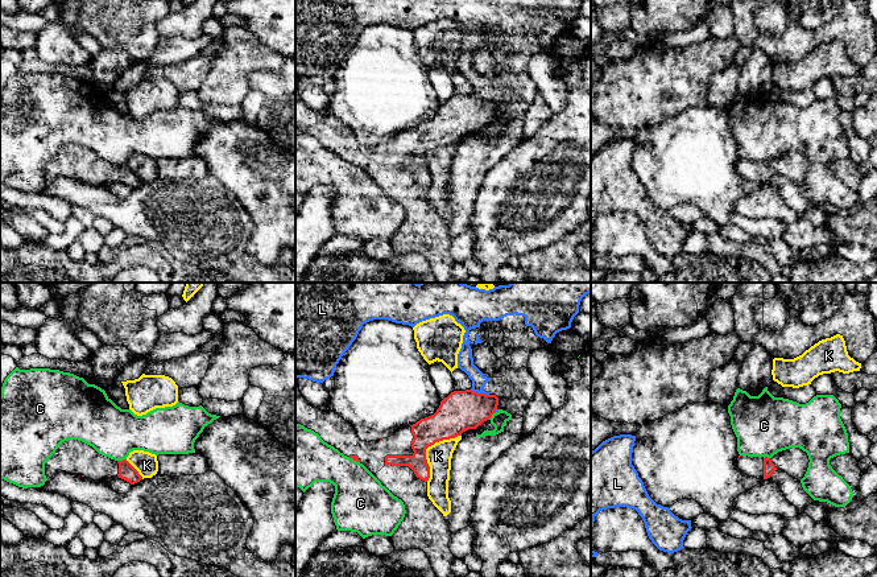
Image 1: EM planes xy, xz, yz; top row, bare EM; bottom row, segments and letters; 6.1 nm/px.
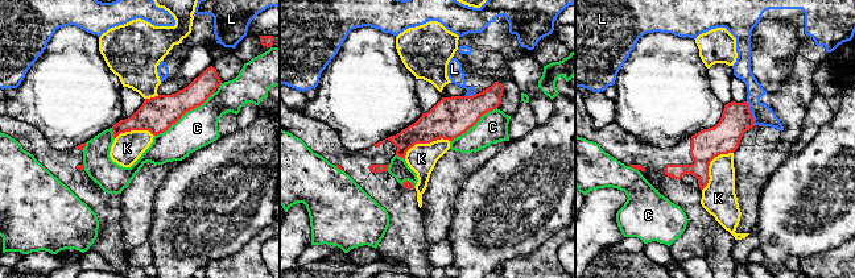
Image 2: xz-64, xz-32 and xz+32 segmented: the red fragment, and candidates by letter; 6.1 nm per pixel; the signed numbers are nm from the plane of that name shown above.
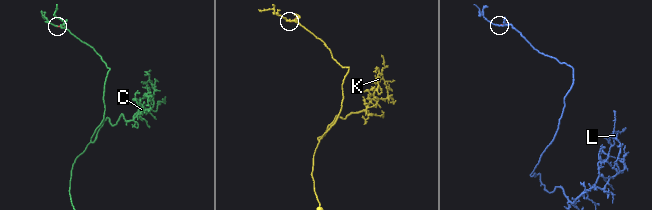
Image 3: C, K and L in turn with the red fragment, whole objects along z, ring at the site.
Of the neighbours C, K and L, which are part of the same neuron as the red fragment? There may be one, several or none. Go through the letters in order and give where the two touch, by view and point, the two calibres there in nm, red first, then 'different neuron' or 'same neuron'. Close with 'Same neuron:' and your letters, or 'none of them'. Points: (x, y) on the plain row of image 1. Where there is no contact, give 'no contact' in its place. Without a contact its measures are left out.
C: xy (123, 164) | 100/300 nm | different neuron
K: xz (427, 151) | 220/150 nm | different neuron
L: xz (480, 98) | 240/100 nm | different neuron
Same neuron: none of them

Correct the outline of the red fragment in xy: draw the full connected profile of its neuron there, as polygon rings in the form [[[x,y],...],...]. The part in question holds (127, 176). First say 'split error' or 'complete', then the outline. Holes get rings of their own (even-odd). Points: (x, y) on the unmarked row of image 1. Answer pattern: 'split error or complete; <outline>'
split error; [[[78,144],[62,147],[45,168],[45,180],[47,184],[61,176],[84,180],[94,185],[119,181],[131,189],[142,184],[127,164],[115,165],[104,161],[92,151]]]

